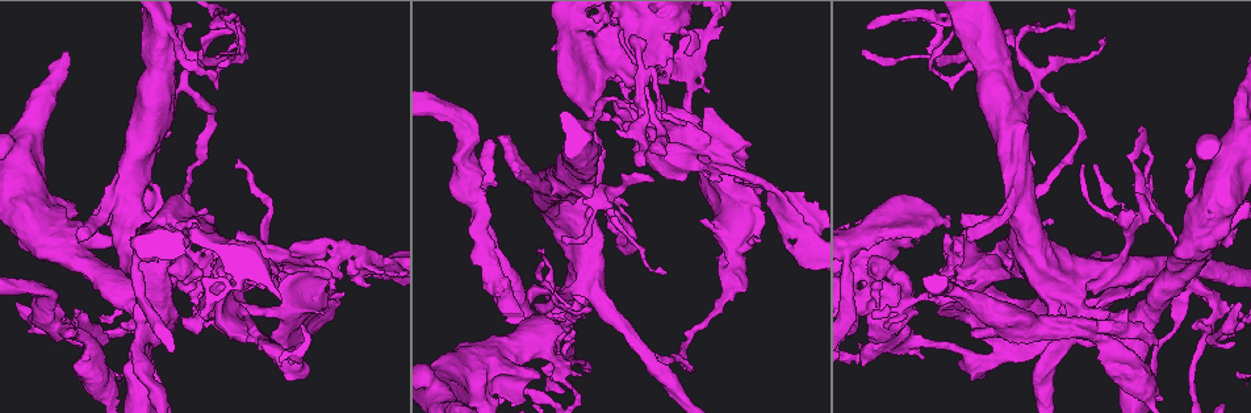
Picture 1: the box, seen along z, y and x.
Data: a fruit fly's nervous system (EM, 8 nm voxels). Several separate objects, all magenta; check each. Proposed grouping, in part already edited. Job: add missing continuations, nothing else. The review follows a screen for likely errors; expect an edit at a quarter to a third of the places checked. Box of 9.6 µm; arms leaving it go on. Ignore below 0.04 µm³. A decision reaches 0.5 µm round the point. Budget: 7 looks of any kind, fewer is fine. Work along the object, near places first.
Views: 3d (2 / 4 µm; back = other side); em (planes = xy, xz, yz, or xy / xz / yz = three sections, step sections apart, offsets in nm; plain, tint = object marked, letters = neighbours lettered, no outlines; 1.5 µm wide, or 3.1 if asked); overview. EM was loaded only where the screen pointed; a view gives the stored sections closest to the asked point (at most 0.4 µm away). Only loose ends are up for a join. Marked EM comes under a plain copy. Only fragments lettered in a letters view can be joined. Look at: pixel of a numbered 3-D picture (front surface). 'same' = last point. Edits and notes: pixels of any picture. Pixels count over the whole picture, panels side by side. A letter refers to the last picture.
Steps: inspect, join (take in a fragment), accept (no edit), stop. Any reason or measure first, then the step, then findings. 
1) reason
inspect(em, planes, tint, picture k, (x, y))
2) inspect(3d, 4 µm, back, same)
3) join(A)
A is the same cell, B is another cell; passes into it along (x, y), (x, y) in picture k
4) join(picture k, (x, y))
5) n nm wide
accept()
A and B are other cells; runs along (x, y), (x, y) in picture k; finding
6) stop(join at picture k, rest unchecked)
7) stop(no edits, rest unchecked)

thin end
inspect(em, xz, step 8, tint, picture 1, (544, 265))

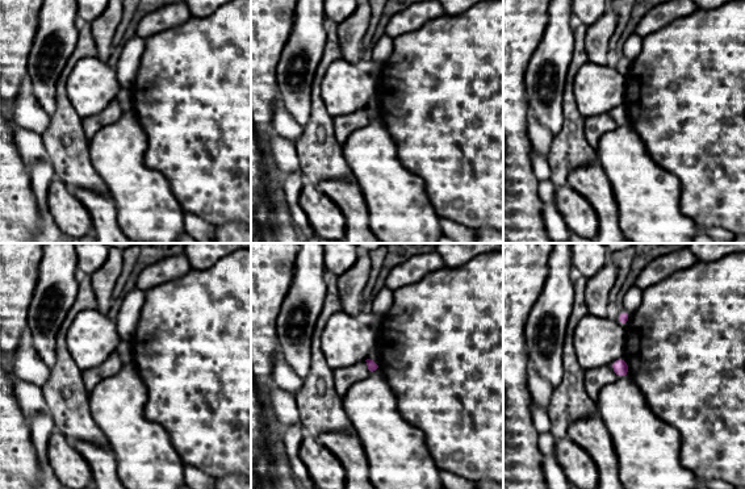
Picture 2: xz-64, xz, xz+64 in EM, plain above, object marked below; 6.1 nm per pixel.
inspect(em, planes, letters, same)

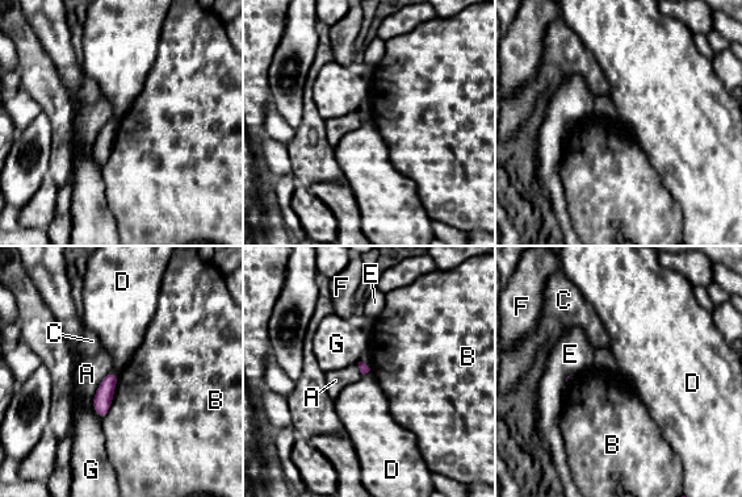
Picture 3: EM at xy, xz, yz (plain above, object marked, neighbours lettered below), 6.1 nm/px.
accept()
A, B, C, D, E, F and G are other cells; none of them fits

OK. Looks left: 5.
an open end
inspect(3d, 4 µm, picture 1, (968, 233))

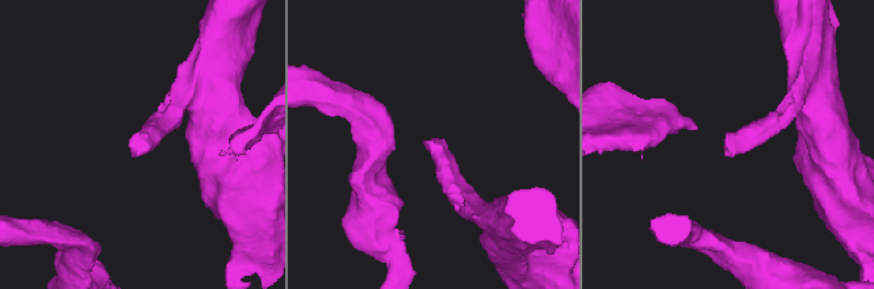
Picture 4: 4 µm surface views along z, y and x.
inspect(em, 3.1 µm, yz, step 16, letters, picture 4, (423, 143))

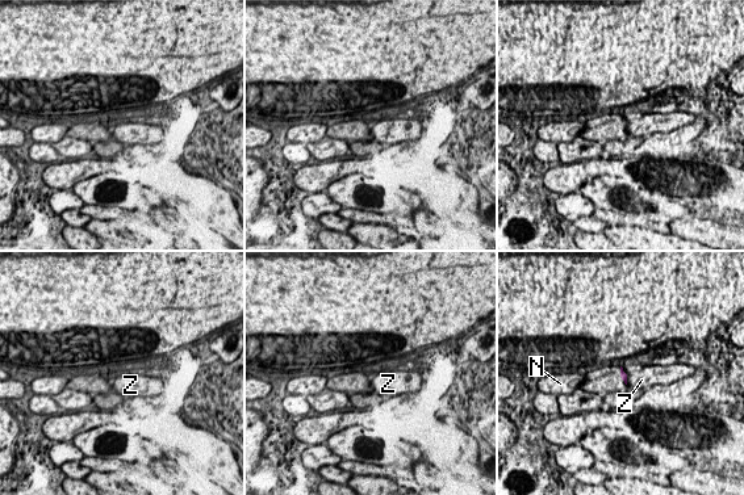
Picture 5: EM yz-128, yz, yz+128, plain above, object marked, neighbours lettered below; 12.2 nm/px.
accept()
N and Z are other cells; border along (626, 380), (627, 384) in picture 5; none of them fits

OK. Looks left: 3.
thick end
inspect(3d, 4 µm, picture 1, (705, 223))

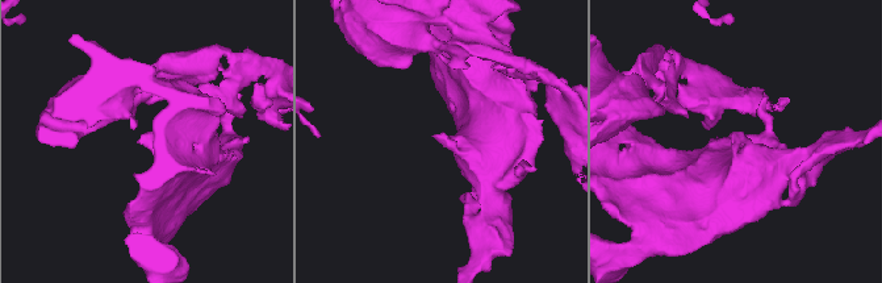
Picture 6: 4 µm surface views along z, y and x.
need the tissue
inspect(em, yz, step 4, tint, picture 6, (148, 132))

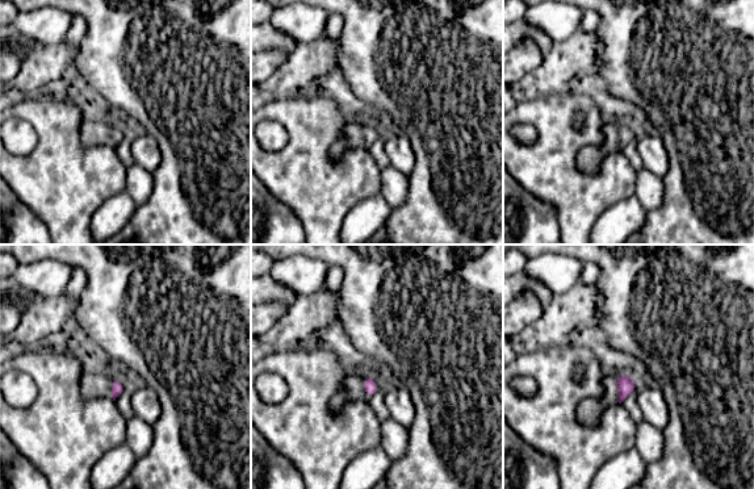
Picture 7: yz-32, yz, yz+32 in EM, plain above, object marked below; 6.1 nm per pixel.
inspect(em, planes, letters, same)

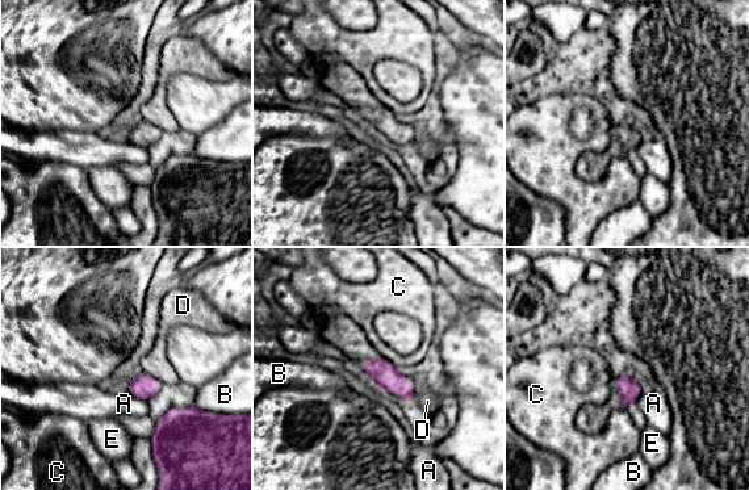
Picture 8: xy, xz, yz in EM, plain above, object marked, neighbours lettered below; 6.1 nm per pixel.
accept()
A, B, C, D and E are other cells; no lettered fragment goes on from it

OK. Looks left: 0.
stop(no edits, rest unchecked)

